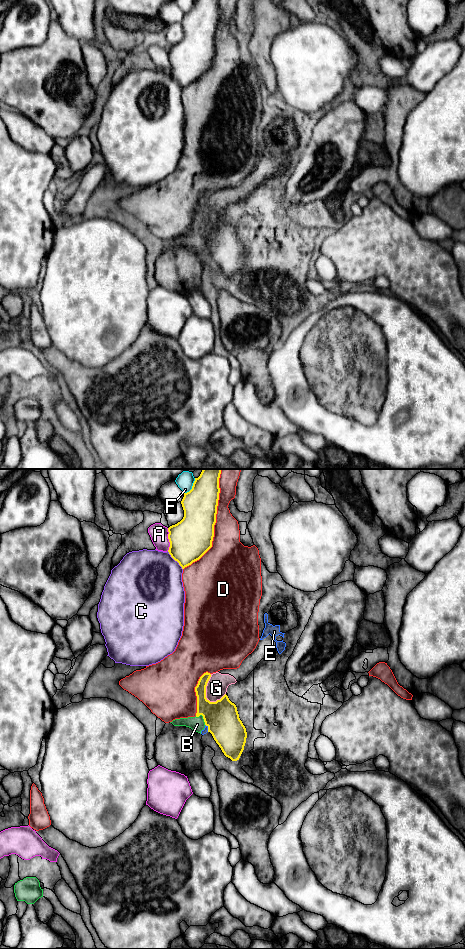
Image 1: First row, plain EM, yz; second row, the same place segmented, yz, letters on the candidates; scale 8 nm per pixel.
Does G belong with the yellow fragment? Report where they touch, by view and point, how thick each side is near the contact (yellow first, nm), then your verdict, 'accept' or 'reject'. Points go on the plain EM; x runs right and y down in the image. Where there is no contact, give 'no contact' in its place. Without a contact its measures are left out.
contact yz (205, 210); calibres 260 and 170 nm; reject

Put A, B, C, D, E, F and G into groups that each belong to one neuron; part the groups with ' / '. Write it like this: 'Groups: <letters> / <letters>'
Groups: A / B E G / C / D / F

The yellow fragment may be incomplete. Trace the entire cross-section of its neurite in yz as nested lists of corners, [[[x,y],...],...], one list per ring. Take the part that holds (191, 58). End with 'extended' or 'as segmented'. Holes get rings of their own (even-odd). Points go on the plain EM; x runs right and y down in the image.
[[[195,0],[192,9],[184,13],[184,37],[168,48],[168,72],[182,89],[212,67],[219,13],[219,0]]] | as segmented

